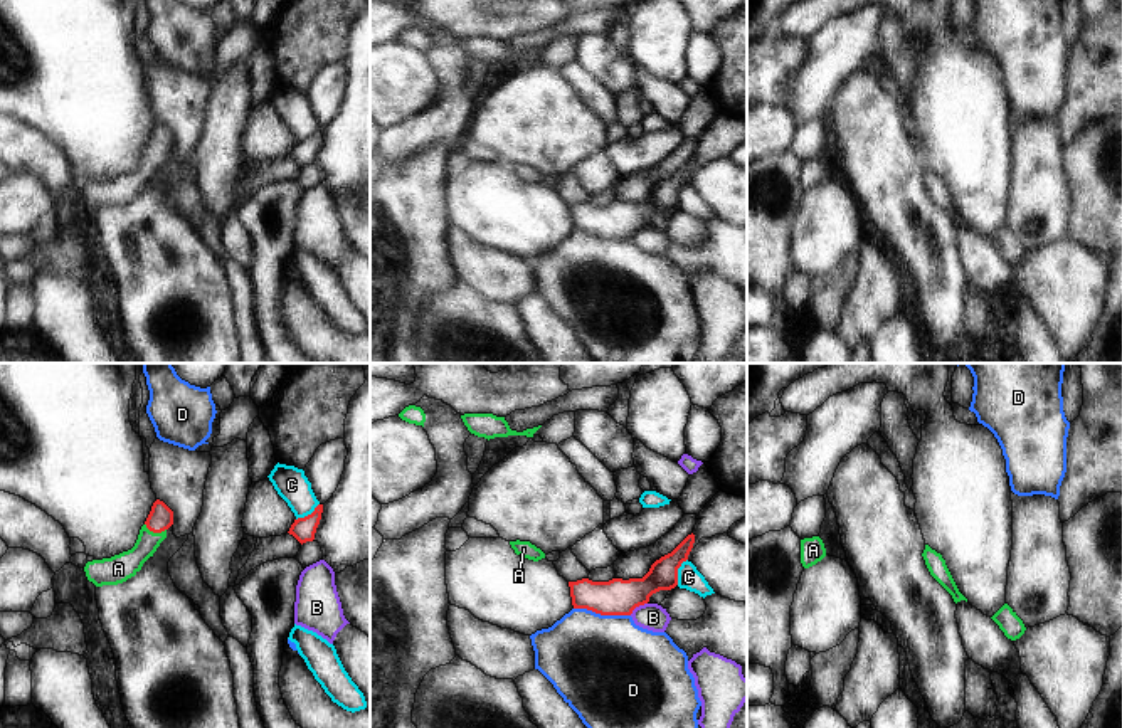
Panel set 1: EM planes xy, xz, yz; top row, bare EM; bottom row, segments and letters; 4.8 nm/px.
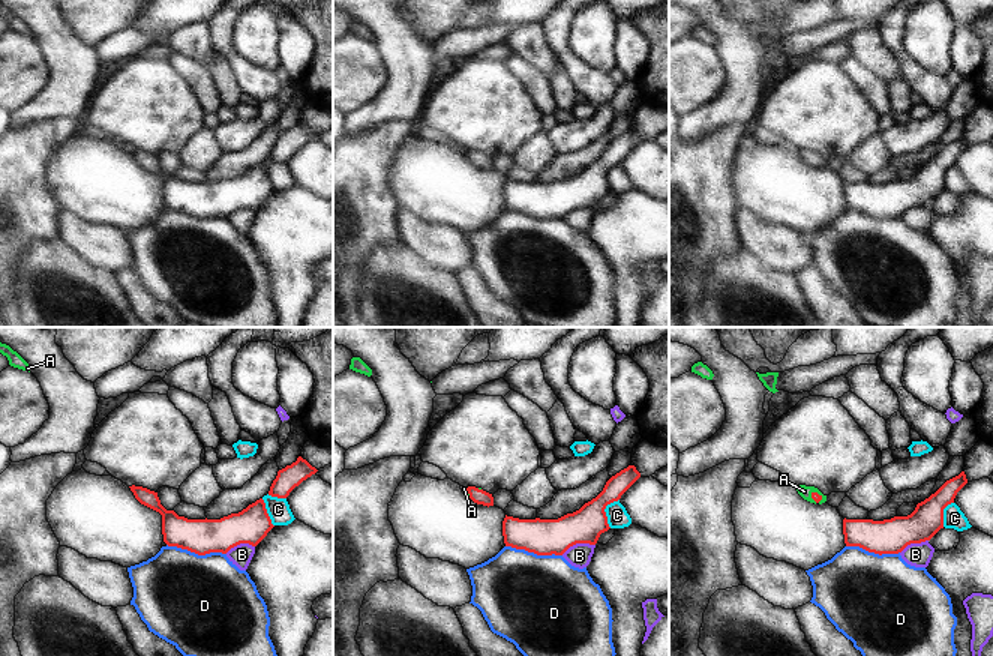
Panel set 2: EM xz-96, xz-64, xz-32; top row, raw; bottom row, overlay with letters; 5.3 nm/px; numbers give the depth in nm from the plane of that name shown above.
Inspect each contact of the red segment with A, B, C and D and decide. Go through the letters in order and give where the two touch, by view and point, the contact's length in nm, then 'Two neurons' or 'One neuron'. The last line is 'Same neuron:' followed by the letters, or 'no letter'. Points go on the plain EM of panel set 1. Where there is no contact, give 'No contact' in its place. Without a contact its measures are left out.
A: Touches red at xy (155, 155). Shared border 110 nm. One neuron
B: Touches red at xz (638, 229). Shared border 110 nm. Two neurons
C: Touches red at xz (677, 195). Shared border 140 nm. Two neurons
D: Touches red at xz (603, 237). Shared border 280 nm. Two neurons
Same neuron: A

